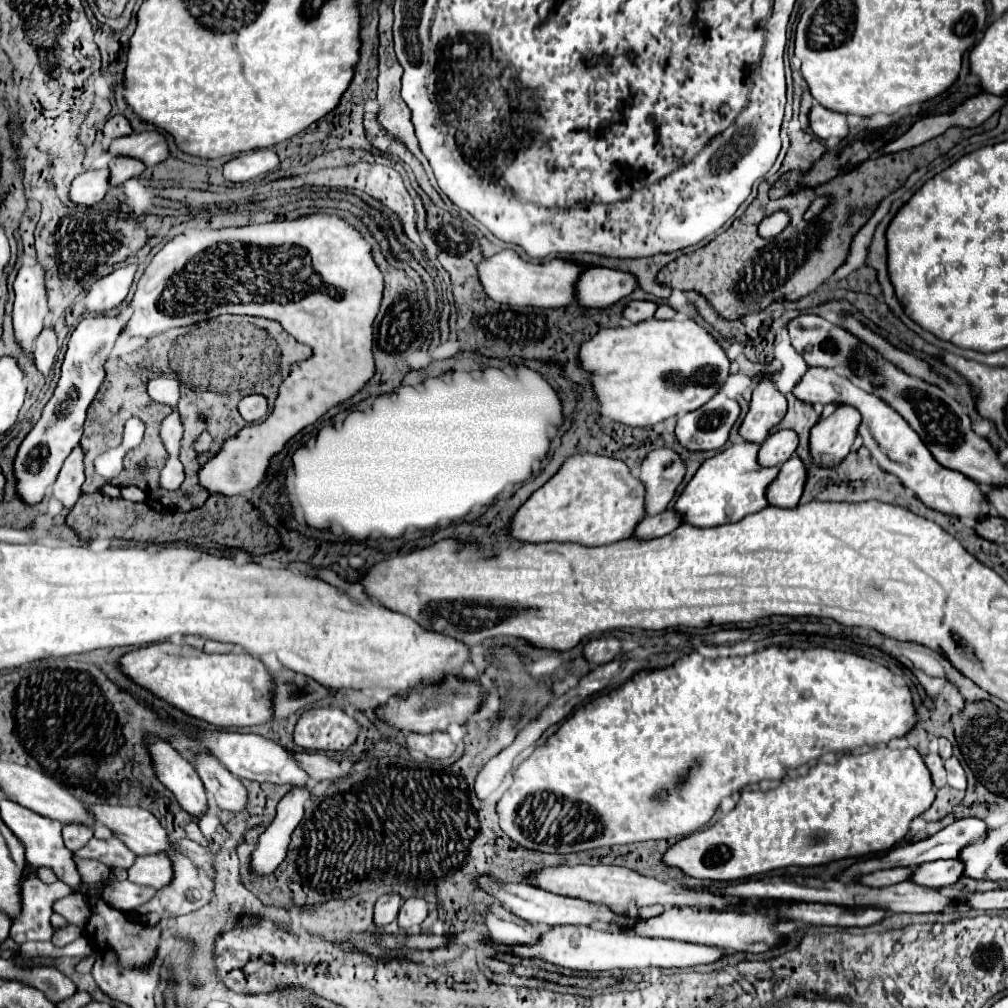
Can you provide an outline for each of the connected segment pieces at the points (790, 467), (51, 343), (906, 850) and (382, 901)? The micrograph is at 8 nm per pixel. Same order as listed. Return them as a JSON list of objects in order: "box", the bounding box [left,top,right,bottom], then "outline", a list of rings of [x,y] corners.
[{"box":[766,455,806,509],"outline":[[[792,455],[780,467],[778,477],[766,489],[768,505],[778,505],[782,509],[794,509],[794,505],[798,505],[798,499],[802,495],[804,479],[806,479],[804,463],[796,455]]]},{"box":[34,327,58,377],"outline":[[[46,327],[40,333],[40,337],[36,339],[36,345],[34,345],[34,365],[44,377],[50,375],[52,365],[56,361],[56,353],[58,353],[56,333],[50,327]]]},{"box":[844,817,986,879],"outline":[[[966,817],[966,819],[958,819],[954,821],[952,825],[944,827],[942,831],[938,831],[936,835],[924,839],[924,841],[918,841],[918,843],[908,843],[908,845],[900,845],[896,849],[890,849],[884,857],[874,857],[874,859],[868,859],[868,861],[862,861],[862,863],[856,863],[852,865],[850,869],[844,871],[844,879],[854,879],[854,875],[864,875],[864,873],[872,873],[872,871],[878,871],[878,869],[894,869],[894,867],[902,867],[902,865],[912,865],[912,867],[918,867],[922,863],[928,863],[928,861],[938,861],[938,859],[954,859],[958,857],[960,849],[968,843],[976,843],[984,837],[986,833],[986,823],[980,821],[980,819],[974,819],[974,817]]]},{"box":[374,893,402,925],"outline":[[[386,893],[378,899],[376,903],[376,909],[374,909],[374,921],[378,925],[386,925],[386,923],[392,923],[398,915],[398,909],[402,905],[402,897],[400,893]]]}]

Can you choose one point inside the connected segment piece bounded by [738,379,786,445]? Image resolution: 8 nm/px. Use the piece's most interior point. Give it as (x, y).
(767, 408)

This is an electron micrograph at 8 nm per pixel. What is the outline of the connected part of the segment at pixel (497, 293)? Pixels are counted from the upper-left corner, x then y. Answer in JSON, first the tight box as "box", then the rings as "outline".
{"box":[478,249,584,307],"outline":[[[512,249],[498,251],[492,257],[484,257],[478,263],[478,281],[484,293],[498,303],[508,305],[532,305],[532,307],[562,307],[574,301],[574,281],[584,271],[584,267],[552,259],[548,263],[536,265],[518,257]]]}

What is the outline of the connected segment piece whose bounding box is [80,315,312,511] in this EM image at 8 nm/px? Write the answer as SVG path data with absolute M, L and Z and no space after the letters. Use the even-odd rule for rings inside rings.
M220 315L216 319L208 319L198 325L170 329L162 335L152 337L142 351L136 351L118 359L108 359L108 363L104 365L106 369L104 383L98 391L98 397L94 397L88 409L88 419L84 423L84 435L80 441L86 453L86 459L84 459L86 483L82 485L82 493L98 493L106 483L116 487L136 485L142 491L146 491L152 499L160 501L164 507L172 511L190 511L190 509L202 507L208 493L198 485L196 471L202 467L206 459L212 457L212 453L210 451L198 453L194 449L194 441L198 439L198 435L204 429L208 429L208 433L212 435L210 449L218 451L224 439L232 437L238 429L248 425L238 413L238 407L236 407L238 401L244 395L260 393L268 399L268 411L270 411L278 395L278 385L290 373L290 365L296 361L308 359L310 355L312 355L310 347L294 341L276 321L260 319L260 317L242 317L242 315L236 315L236 317ZM162 375L166 377L176 375L180 381L180 395L182 395L178 403L180 421L184 425L180 461L186 471L186 481L178 491L164 491L158 485L158 473L168 459L166 447L160 447L160 423L166 415L172 413L172 409L168 405L152 401L146 387L148 387L148 381ZM202 413L206 415L206 421L208 421L206 425L200 423ZM134 415L146 423L144 441L140 443L138 449L132 449L126 453L124 471L116 479L104 481L100 479L100 475L94 473L94 459L100 453L112 447L118 447L122 443L124 423ZM140 459L144 459L150 465L146 473L138 473L136 469Z

